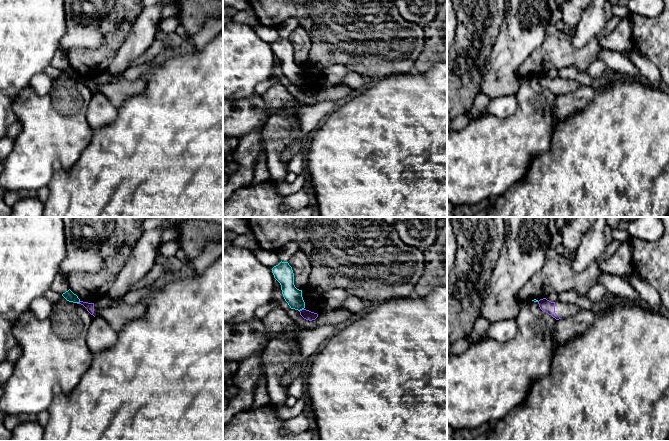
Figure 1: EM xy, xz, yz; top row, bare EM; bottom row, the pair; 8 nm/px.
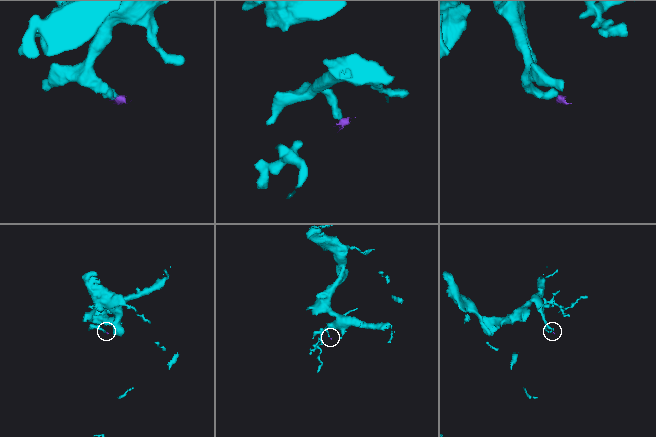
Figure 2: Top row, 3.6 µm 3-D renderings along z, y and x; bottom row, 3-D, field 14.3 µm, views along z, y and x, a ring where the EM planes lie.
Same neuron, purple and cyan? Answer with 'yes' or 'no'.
no

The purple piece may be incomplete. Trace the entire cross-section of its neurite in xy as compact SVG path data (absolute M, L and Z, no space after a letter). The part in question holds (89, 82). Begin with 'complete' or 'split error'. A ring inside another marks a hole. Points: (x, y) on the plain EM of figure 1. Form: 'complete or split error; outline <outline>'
split error; outline M80 77L77 80L83 81L91 91L102 93L117 109L123 106L128 97L141 94L146 88L144 78L126 80L119 77L102 84L99 84L96 79Z

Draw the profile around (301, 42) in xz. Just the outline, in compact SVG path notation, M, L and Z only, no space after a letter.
M297 27L288 37L294 49L294 61L303 66L310 57L312 41L308 33L301 27Z

